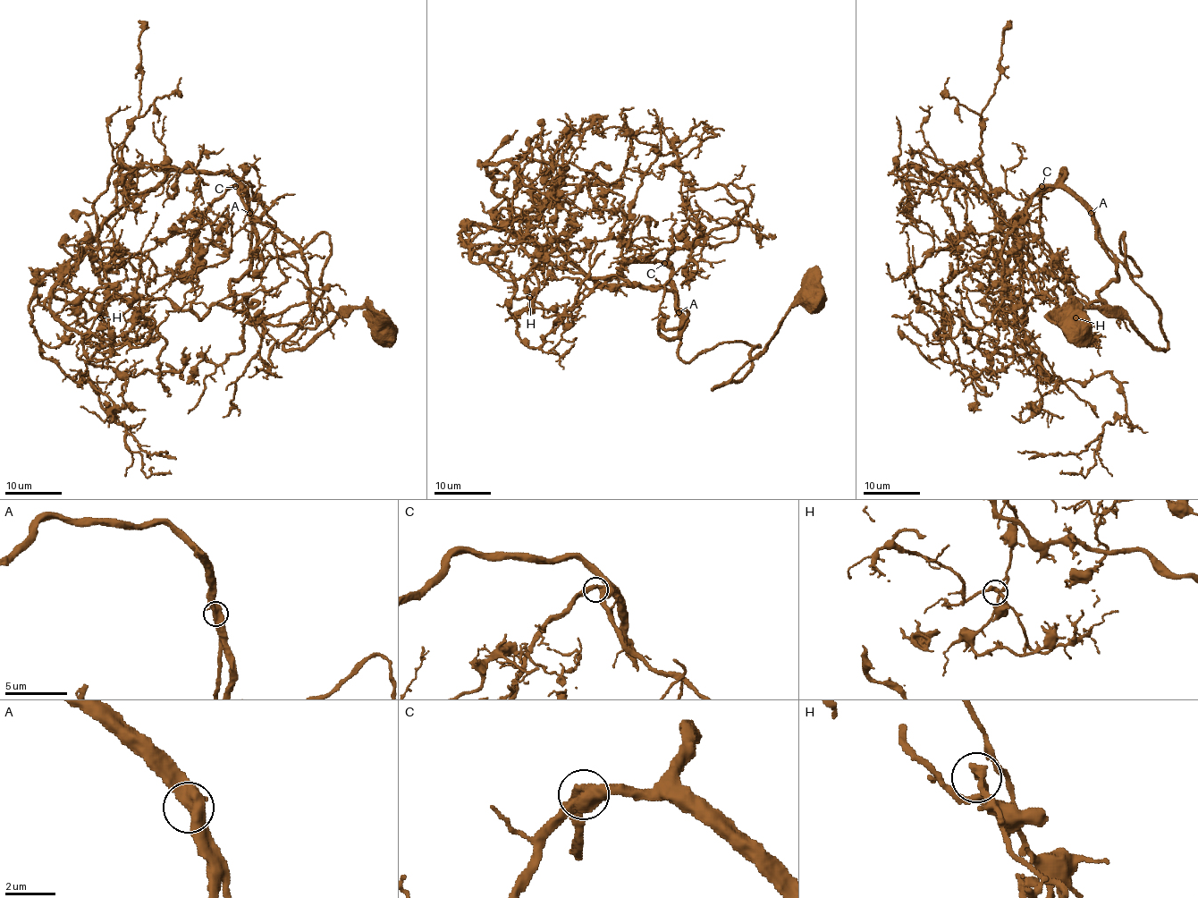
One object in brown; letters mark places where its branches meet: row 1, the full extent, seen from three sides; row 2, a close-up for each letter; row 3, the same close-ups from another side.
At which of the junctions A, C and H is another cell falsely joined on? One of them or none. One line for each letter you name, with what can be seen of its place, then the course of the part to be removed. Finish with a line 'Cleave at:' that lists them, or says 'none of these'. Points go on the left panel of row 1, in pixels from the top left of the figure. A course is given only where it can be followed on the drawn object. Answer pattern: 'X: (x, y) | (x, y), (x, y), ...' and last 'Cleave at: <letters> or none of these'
Cleave at: none of these

